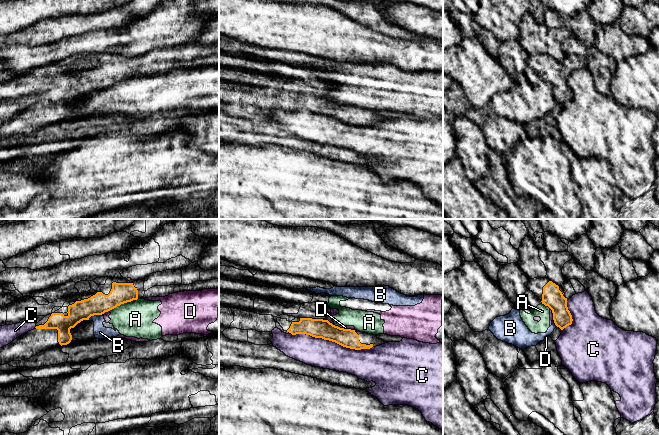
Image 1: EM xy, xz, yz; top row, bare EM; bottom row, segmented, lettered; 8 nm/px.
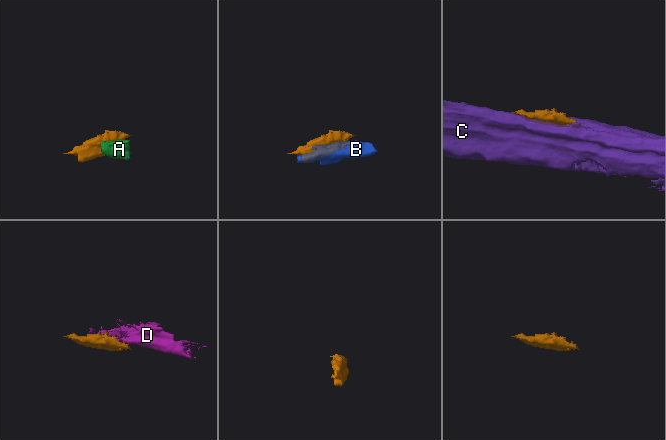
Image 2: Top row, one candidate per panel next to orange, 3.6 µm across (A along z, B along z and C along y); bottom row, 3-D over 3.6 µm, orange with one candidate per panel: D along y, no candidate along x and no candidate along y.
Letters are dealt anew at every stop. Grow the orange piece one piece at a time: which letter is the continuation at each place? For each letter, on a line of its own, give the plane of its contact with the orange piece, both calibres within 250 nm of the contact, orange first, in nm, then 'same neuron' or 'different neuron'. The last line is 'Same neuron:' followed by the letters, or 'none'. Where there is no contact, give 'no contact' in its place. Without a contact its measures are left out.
A: meets orange in xy; 170 nm thick on the orange side, 280 nm on the other; different neuron
B: meets orange in xy; 170 nm thick on the orange side, 110 nm on the other; different neuron
C: meets orange in xz; 160 nm thick on the orange side, 220 nm on the other; different neuron
D: meets orange in xz; 160 nm thick on the orange side, 50 nm on the other; different neuron
Same neuron: none

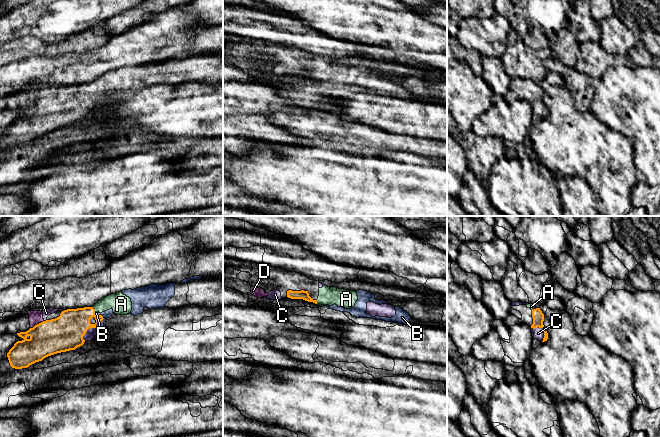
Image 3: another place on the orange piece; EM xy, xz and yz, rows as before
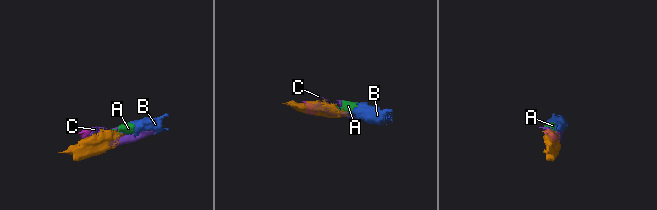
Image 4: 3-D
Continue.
A: meets orange in xy; 260 nm thick on the orange side, 160 nm on the other; same neuron
B: meets orange in xy; 260 nm thick on the orange side, 60 nm on the other; same neuron
C: meets orange in xy; 280 nm thick on the orange side, 80 nm on the other; same neuron
D: meets orange in xy; 280 nm thick on the orange side, 110 nm on the other; same neuron
Same neuron: A, B, C, D

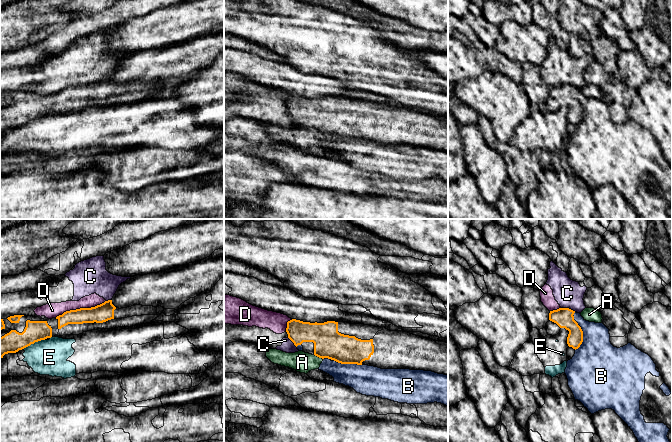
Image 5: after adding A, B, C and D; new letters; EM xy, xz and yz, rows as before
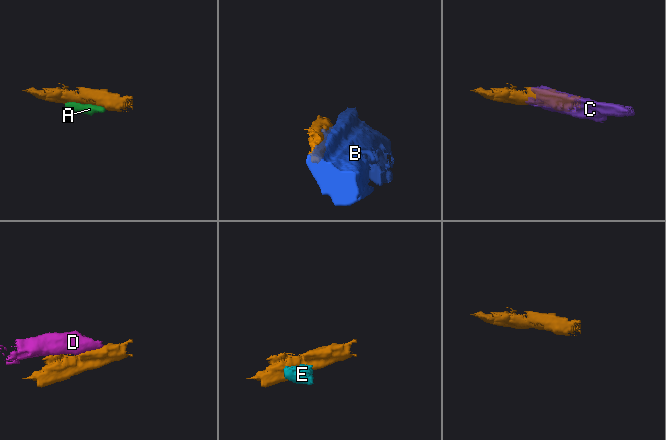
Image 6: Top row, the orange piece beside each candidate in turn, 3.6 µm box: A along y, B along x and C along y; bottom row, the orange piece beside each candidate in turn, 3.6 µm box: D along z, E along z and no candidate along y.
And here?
A: meets orange in xz; 240 nm thick on the orange side, 170 nm on the other; same neuron
B: meets orange in yz; 160 nm thick on the orange side, 340 nm on the other; different neuron
C: meets orange in yz; 160 nm thick on the orange side, 220 nm on the other; different neuron
D: meets orange in xy; 150 nm thick on the orange side, 120 nm on the other; different neuron
E: meets orange in xy; 170 nm thick on the orange side, 280 nm on the other; different neuron
Same neuron: A

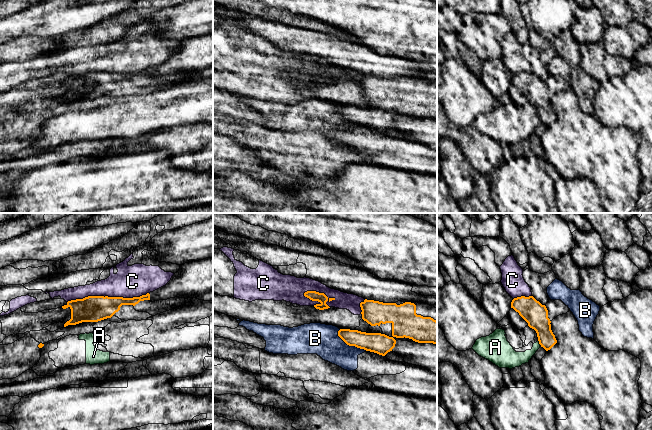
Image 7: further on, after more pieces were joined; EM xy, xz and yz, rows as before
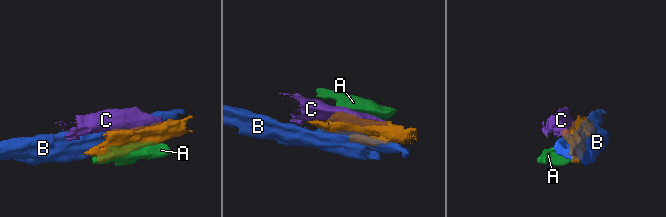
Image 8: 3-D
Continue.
A: meets orange in yz; 190 nm thick on the orange side, 130 nm on the other; different neuron
B: meets orange in xz; 160 nm thick on the orange side, 260 nm on the other; different neuron
C: meets orange in xy; 200 nm thick on the orange side, 260 nm on the other; different neuron
Same neuron: none

